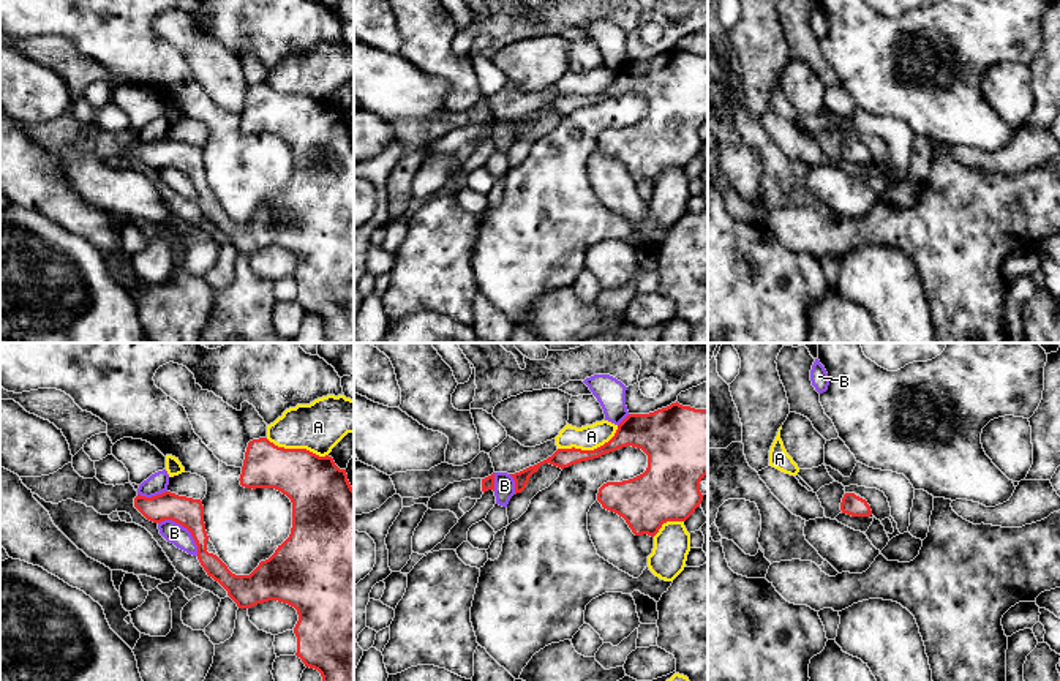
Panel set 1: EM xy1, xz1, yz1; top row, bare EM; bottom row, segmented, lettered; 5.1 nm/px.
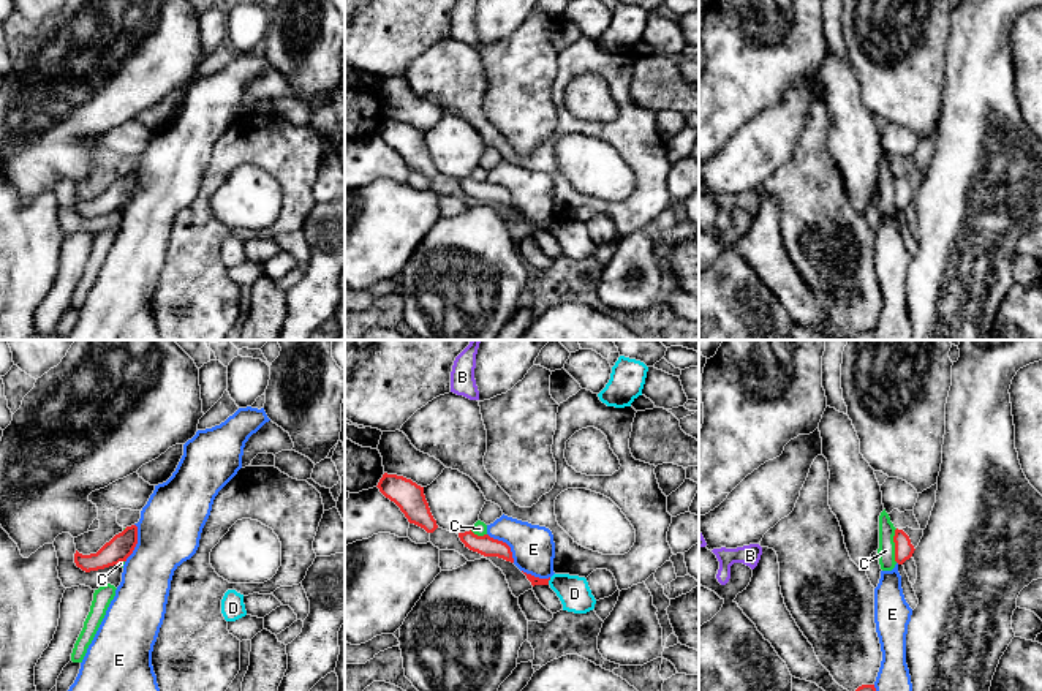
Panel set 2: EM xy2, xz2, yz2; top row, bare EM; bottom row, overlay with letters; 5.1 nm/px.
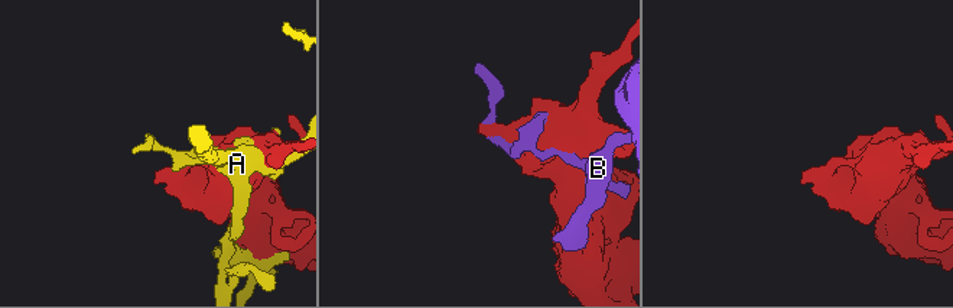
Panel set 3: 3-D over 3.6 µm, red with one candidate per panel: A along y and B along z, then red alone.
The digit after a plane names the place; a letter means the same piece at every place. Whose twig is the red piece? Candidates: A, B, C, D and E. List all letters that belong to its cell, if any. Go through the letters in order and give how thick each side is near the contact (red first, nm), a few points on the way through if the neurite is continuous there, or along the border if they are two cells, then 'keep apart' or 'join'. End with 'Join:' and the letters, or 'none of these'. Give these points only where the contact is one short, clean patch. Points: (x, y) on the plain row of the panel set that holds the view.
A: 160 nm thick on the red side, 130 nm on the other; keep apart
B: 150 nm thick on the red side, 110 nm on the other; keep apart
C: 100 nm thick on the red side, 90 nm on the other; border along yz2 (897, 174), (894, 182), (895, 207); keep apart
D: 50 nm thick on the red side, 160 nm on the other; border along xz2 (551, 223), (547, 230); keep apart
E: 100 nm thick on the red side, 220 nm on the other; keep apart
Join: none of these

